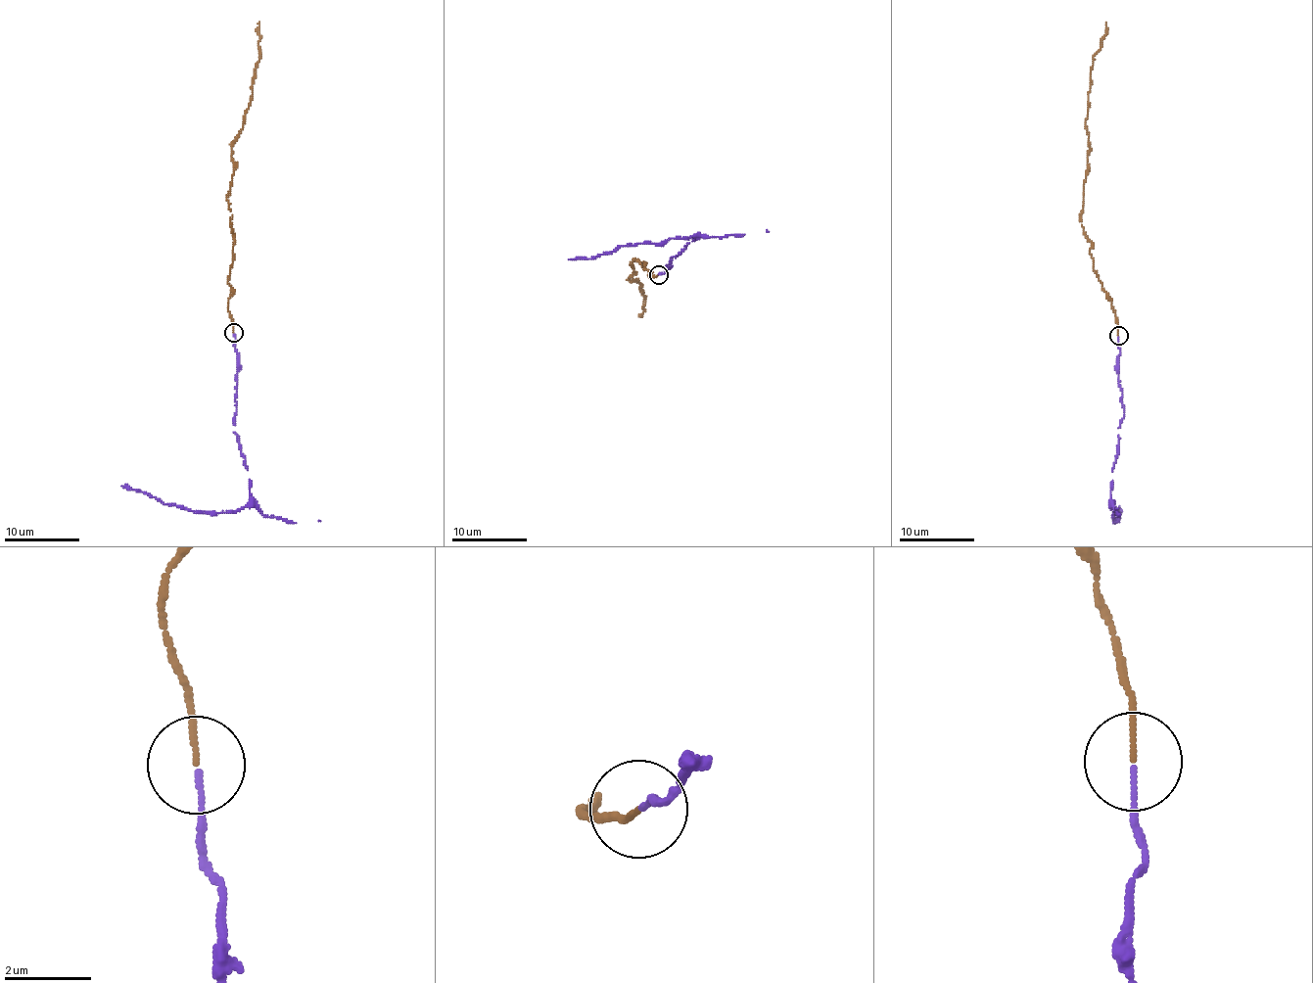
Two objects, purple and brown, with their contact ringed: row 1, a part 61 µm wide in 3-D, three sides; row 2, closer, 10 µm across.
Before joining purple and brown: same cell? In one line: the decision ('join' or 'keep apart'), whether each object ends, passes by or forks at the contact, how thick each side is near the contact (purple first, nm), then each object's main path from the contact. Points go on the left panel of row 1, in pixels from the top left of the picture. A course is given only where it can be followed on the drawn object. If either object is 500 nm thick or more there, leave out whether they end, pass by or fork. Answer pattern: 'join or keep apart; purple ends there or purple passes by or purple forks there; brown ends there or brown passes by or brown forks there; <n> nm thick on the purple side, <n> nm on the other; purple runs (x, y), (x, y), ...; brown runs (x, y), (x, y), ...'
join; purple ends there; brown ends there; 100 nm thick on the purple side, 100 nm on the other; purple runs (233, 334), (237, 384), (233, 432), (247, 468), (249, 500), (235, 511), (188, 511), (121, 486); brown runs (233, 332), (227, 276), (235, 233), (226, 195), (233, 173), (231, 142), (245, 119), (259, 53), (259, 22)

